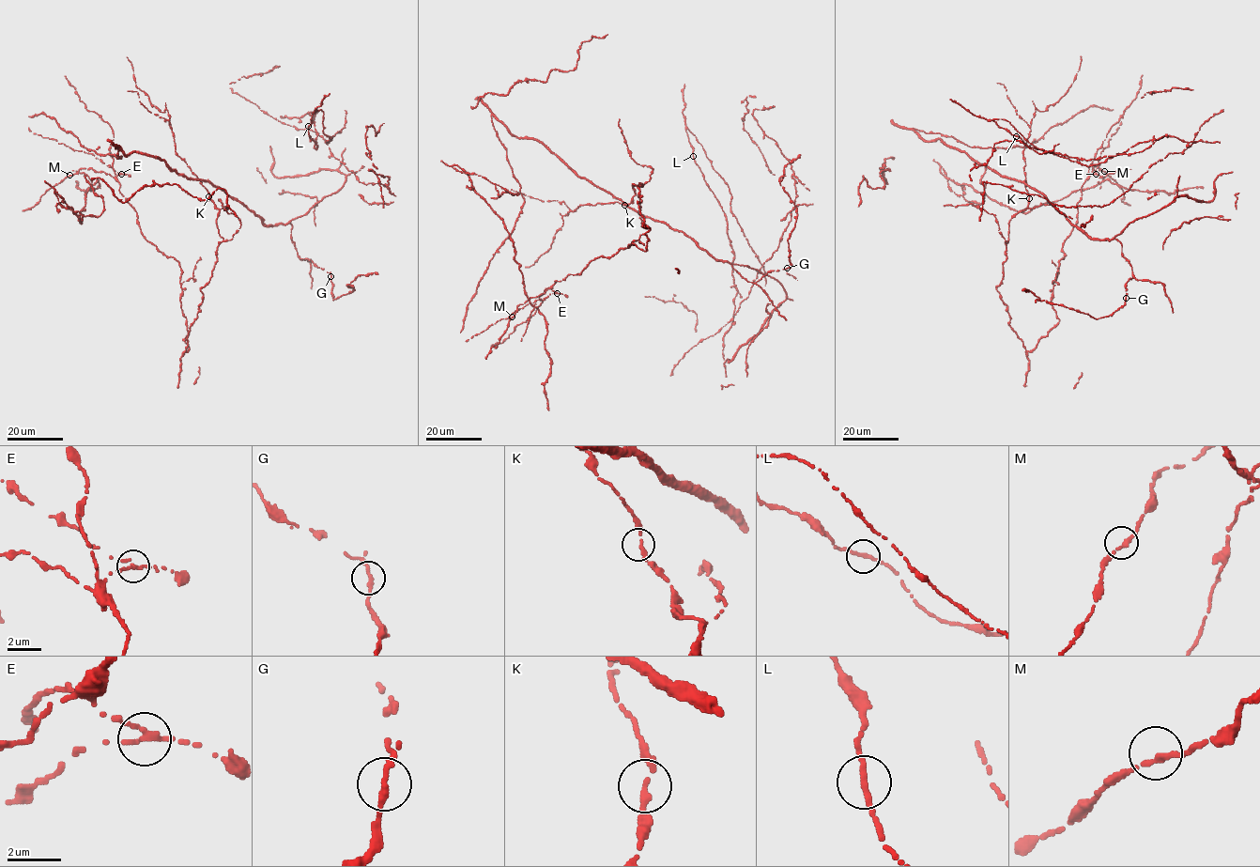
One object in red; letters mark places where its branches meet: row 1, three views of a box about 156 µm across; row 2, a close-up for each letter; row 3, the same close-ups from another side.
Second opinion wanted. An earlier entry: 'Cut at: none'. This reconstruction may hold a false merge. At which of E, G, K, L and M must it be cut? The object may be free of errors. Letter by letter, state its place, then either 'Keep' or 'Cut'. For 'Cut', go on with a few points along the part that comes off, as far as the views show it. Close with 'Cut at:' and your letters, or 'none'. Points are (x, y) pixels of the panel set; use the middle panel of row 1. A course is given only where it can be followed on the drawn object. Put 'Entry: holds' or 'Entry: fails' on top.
Entry: fails
E: Place: (557, 293). Cut. Course of the part to remove: (556, 293), (526, 305), (466, 341)
G: Place: (787, 268). Keep
K: Place: (624, 205). Keep
L: Place: (693, 156). Keep
M: Place: (512, 317). Keep
Cut at: E

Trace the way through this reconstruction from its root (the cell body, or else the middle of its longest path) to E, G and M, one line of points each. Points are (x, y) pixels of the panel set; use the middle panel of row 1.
E: (624, 205), (644, 184), (633, 183), (646, 251), (633, 243), (596, 257), (555, 281), (556, 293)
G: (624, 205), (611, 202), (613, 198), (681, 231), (716, 259), (728, 261), (748, 282), (787, 268)
M: (624, 205), (633, 186), (644, 184), (633, 183), (650, 228), (646, 251), (633, 243), (596, 257), (512, 317)

